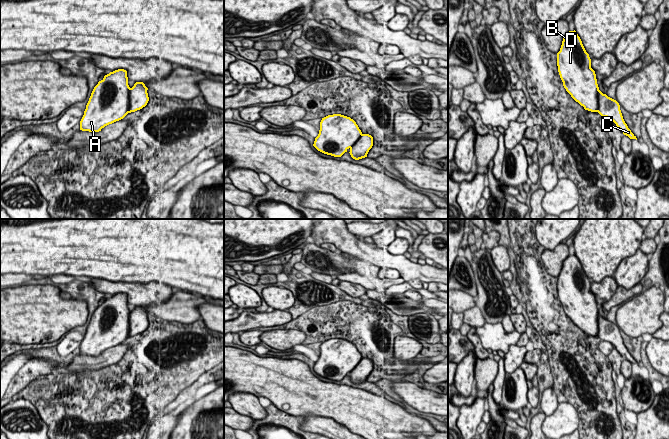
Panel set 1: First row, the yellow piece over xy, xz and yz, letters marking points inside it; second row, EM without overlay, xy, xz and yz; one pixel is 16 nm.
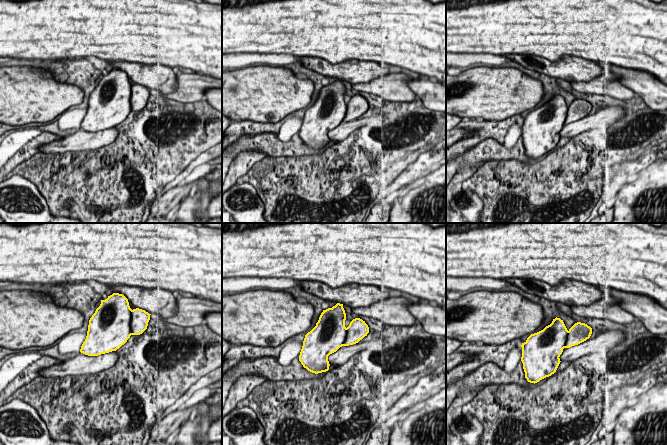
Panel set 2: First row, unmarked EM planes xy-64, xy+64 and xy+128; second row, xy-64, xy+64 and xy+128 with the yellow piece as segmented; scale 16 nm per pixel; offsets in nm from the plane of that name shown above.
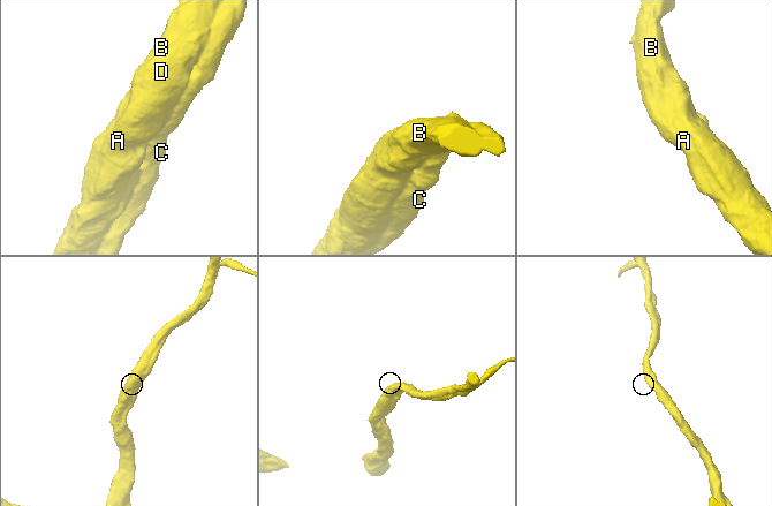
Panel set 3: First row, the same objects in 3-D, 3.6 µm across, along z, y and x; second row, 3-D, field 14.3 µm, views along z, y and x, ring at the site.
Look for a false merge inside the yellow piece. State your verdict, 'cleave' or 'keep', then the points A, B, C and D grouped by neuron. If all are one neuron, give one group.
keep | A B C D

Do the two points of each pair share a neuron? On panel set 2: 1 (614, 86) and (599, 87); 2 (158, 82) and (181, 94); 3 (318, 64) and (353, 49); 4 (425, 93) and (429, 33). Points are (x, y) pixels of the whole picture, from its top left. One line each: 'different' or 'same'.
1: same
2: different
3: different
4: different

